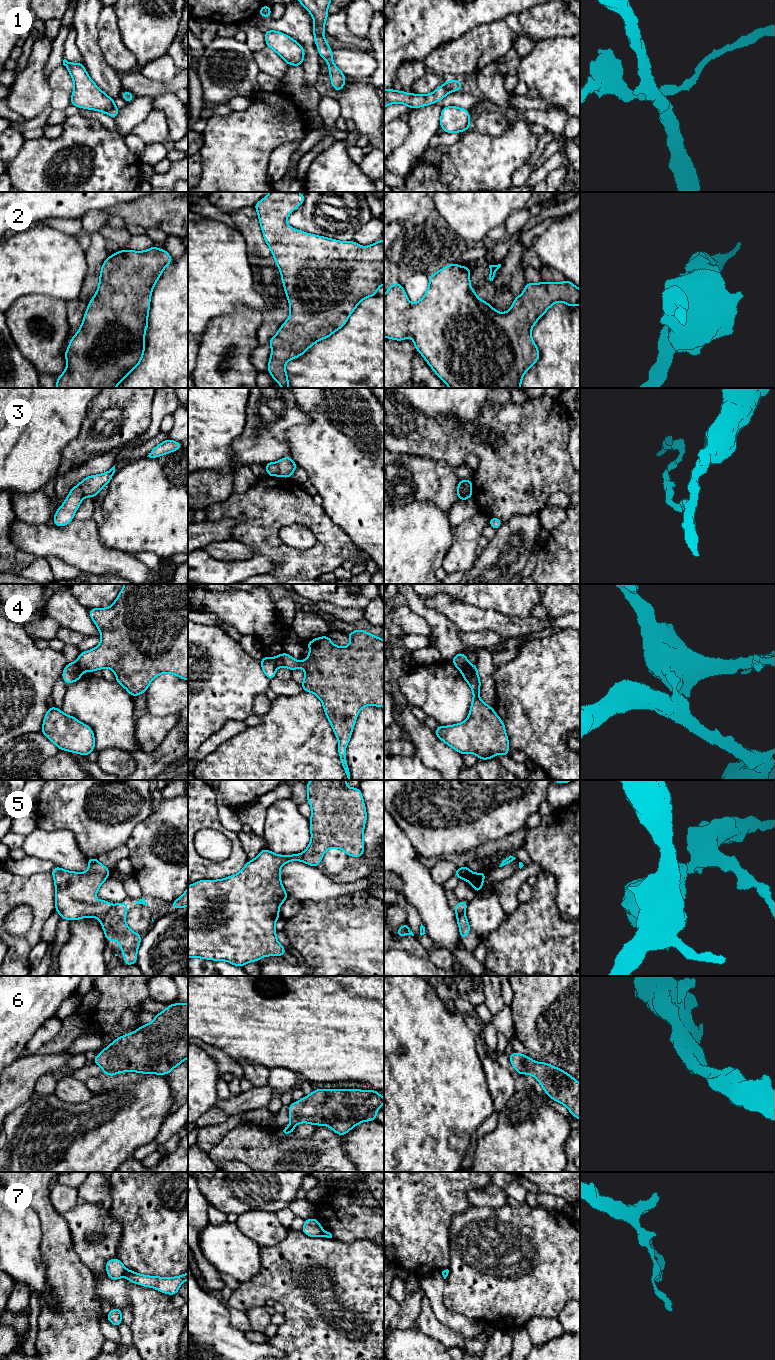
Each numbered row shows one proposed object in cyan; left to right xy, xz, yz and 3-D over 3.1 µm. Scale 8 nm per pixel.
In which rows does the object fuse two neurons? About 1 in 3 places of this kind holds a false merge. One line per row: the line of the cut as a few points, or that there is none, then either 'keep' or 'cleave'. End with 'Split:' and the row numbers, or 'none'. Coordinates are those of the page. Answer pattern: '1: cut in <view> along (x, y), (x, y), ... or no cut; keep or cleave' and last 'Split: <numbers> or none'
1: no cut; keep
2: no cut; keep
3: cut in yz along (471, 492), (462, 492), (458, 495); cleave
4: cut in xy along (76, 662), (82, 671); cleave
5: cut in xy along (112, 906), (100, 919); cleave
6: no cut; keep
7: cut in xy along (127, 1270), (123, 1274); cleave
Split: 3, 4, 5, 7

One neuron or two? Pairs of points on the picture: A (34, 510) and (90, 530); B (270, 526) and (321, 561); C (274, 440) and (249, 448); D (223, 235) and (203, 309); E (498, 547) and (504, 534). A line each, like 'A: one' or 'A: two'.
A: two
B: one
C: one
D: one
E: one

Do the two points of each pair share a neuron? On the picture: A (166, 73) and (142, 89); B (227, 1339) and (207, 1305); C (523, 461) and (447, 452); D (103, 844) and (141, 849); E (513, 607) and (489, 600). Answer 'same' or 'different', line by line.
A: different
B: same
C: same
D: different
E: same

